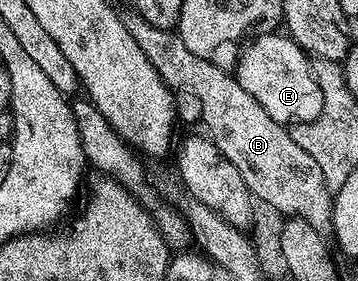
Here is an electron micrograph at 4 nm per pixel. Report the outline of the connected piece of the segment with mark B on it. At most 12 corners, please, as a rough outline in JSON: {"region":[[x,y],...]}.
{"region":[[129,25],[249,192],[330,228],[323,171],[228,69],[173,29]]}

